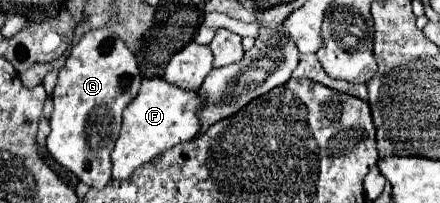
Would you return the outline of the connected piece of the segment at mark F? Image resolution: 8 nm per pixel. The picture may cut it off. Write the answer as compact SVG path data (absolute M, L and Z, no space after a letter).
M145 78L137 98L123 112L121 136L113 148L113 178L125 180L135 168L163 154L165 150L193 140L201 130L199 110L205 106L205 98L197 90L185 90L169 84L163 78Z

